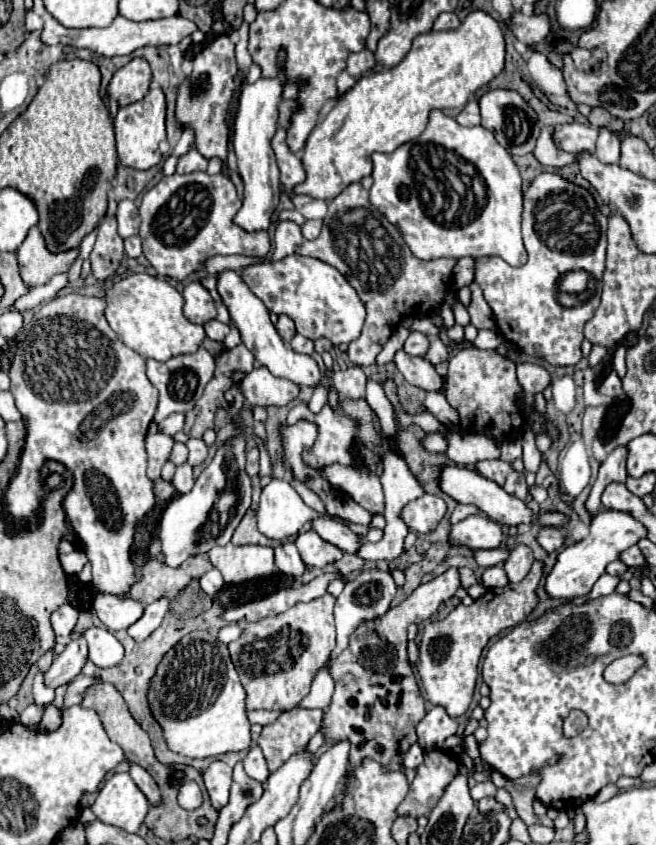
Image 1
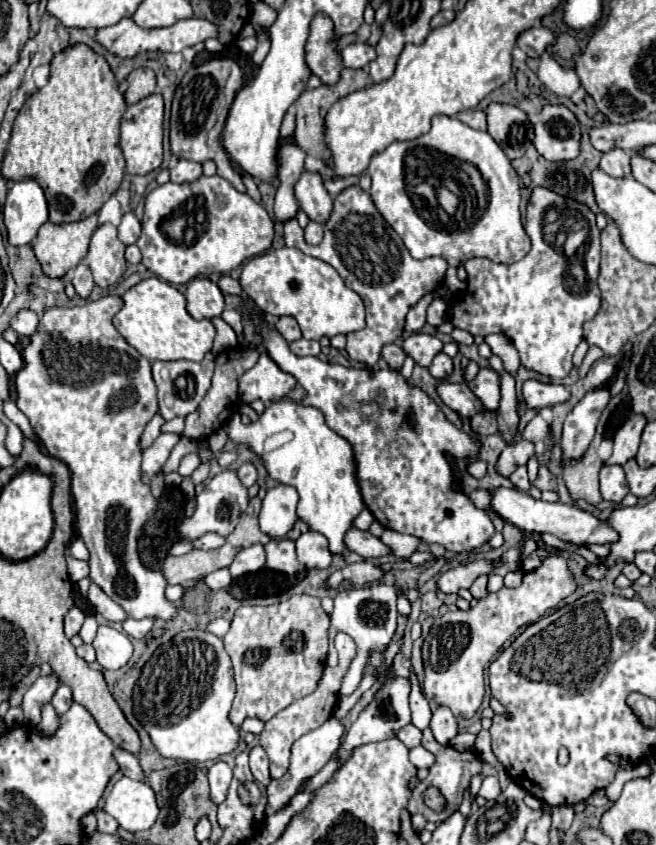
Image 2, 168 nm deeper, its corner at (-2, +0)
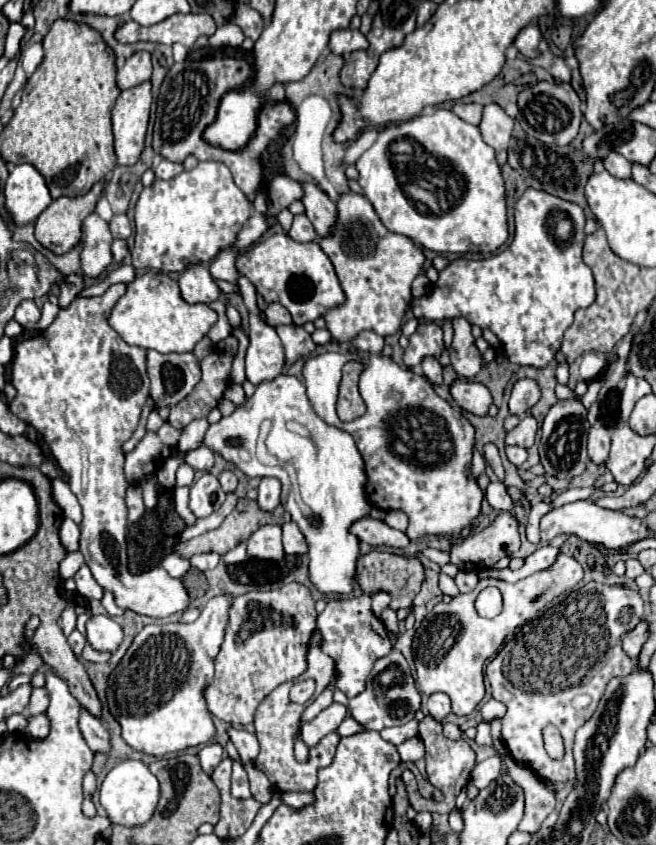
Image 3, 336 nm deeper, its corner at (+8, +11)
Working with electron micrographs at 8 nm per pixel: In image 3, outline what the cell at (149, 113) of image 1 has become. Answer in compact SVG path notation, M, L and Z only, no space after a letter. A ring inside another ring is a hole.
M150 81L126 89L112 109L112 125L116 129L114 149L118 165L134 165L144 149L144 137L150 115Z

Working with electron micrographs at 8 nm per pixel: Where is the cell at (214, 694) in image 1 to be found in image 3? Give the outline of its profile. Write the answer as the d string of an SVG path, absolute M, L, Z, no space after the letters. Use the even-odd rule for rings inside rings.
M232 595L212 597L194 623L146 625L108 677L108 709L120 723L122 739L136 751L164 757L192 745L210 743L214 723L206 709L204 687L214 677L214 657L220 651Z

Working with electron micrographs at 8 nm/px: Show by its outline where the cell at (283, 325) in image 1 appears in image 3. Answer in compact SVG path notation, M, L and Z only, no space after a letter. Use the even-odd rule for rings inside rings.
M270 303L270 305L266 307L264 313L266 313L268 325L272 325L272 327L278 327L278 325L290 325L290 323L292 323L290 313L288 313L286 307L282 307L280 303Z

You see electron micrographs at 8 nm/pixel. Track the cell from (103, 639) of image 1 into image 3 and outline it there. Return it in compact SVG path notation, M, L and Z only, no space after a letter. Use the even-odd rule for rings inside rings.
M92 615L86 623L86 639L96 651L116 651L122 643L122 627L108 615Z

